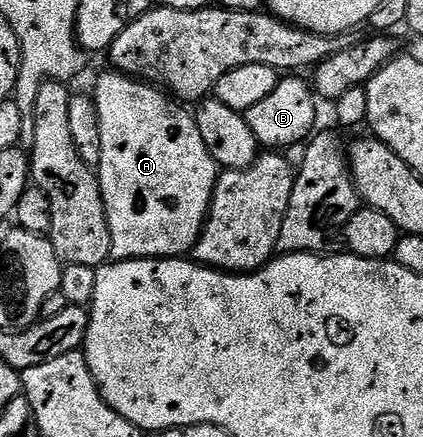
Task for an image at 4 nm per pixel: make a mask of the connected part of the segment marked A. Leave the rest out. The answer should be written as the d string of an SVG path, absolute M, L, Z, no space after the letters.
M107 70L107 73L95 84L93 99L99 115L101 130L101 162L97 169L105 214L109 222L111 235L111 260L146 260L148 258L183 258L194 249L203 233L203 223L207 220L207 211L211 209L211 199L215 193L215 184L221 175L221 169L205 146L205 138L201 138L201 130L197 130L197 122L190 111L186 112L182 103L176 102L166 91L160 90L146 82L140 82L122 72Z

